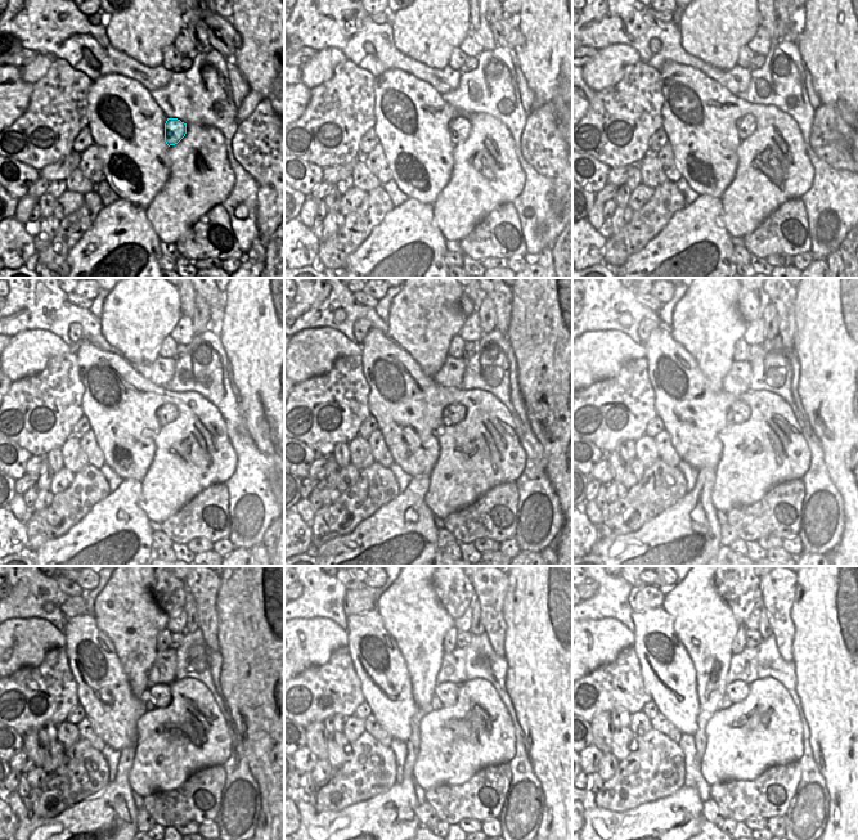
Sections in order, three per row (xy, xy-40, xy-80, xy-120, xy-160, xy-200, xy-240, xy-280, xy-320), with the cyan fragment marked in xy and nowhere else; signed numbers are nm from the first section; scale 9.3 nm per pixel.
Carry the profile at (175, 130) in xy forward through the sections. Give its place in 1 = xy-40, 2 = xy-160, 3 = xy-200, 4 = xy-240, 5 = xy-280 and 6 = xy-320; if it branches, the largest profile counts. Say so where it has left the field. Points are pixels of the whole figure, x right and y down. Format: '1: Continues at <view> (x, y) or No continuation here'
1: Continues at xy-40 (459, 127)
2: Continues at xy-160 (454, 413)
3: Continues at xy-200 (741, 412)
4: Continues at xy-240 (160, 693)
5: Continues at xy-280 (448, 692)
6: Continues at xy-320 (737, 691).

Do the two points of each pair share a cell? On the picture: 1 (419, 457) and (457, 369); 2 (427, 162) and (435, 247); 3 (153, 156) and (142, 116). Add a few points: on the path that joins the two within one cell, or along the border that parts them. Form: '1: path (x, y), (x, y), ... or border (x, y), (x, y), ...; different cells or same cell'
1: border (432, 377), (439, 385), (448, 389); different cells
2: border (409, 197), (432, 205); different cells
3: path (143, 146), (142, 126); same cell

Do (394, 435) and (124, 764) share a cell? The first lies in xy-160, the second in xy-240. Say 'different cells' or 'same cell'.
different cells

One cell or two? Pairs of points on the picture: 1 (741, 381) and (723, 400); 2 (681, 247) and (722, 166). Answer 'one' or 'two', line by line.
1: two
2: two

